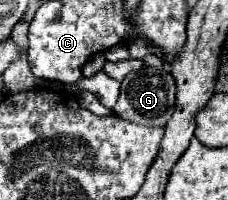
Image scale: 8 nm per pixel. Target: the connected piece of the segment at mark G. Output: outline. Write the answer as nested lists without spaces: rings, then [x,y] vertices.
[[[145,67],[137,73],[127,75],[121,81],[121,93],[119,93],[119,99],[113,107],[113,111],[117,117],[121,117],[125,121],[133,121],[139,125],[149,125],[149,127],[163,127],[175,111],[175,81],[169,73],[169,67],[163,71]]]

